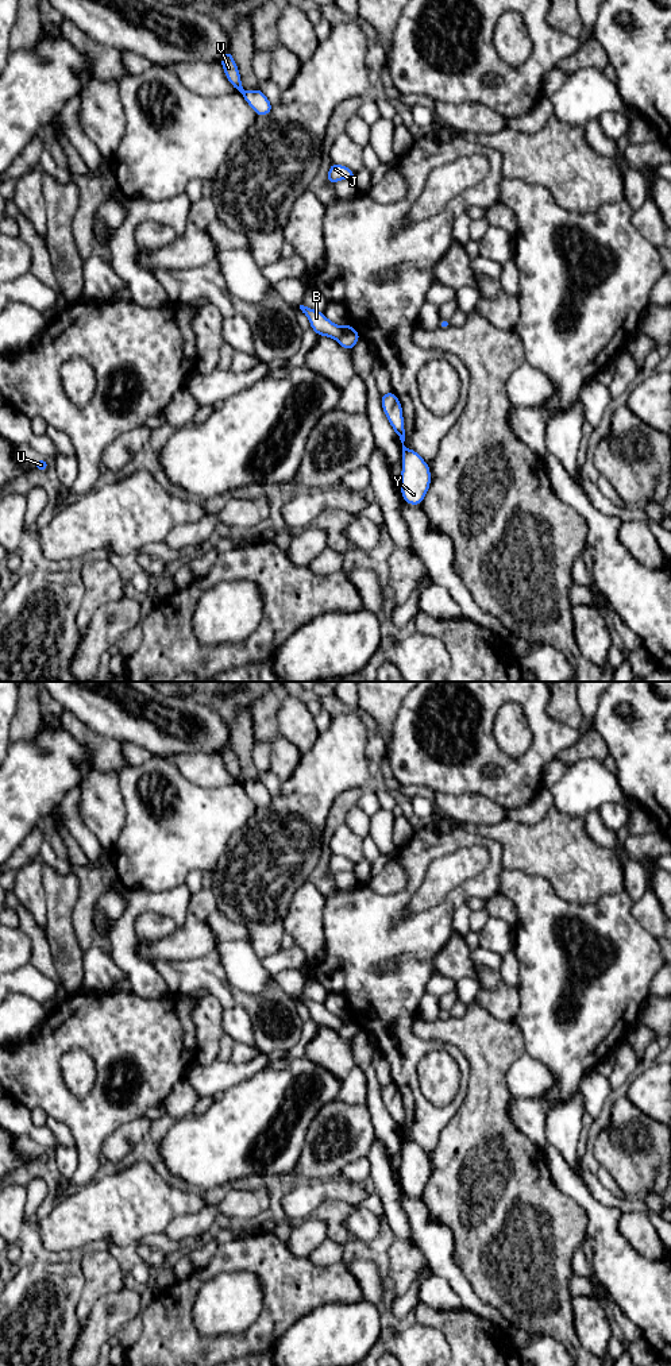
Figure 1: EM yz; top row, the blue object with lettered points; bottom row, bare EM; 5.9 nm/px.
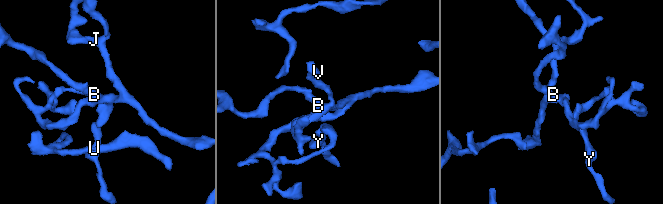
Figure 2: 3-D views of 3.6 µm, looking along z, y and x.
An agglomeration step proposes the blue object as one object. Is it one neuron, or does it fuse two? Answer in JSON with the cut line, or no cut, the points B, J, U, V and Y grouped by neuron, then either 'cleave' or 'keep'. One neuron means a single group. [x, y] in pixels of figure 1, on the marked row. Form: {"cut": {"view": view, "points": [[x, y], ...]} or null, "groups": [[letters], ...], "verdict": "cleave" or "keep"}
{"cut": {"view": "yz", "points": [[353, 328], [336, 339]]}, "groups": [["B", "J", "U", "V"], ["Y"]], "verdict": "cleave"}

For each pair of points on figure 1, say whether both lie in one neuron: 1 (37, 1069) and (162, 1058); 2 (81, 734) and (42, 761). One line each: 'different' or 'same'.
1: same
2: different

